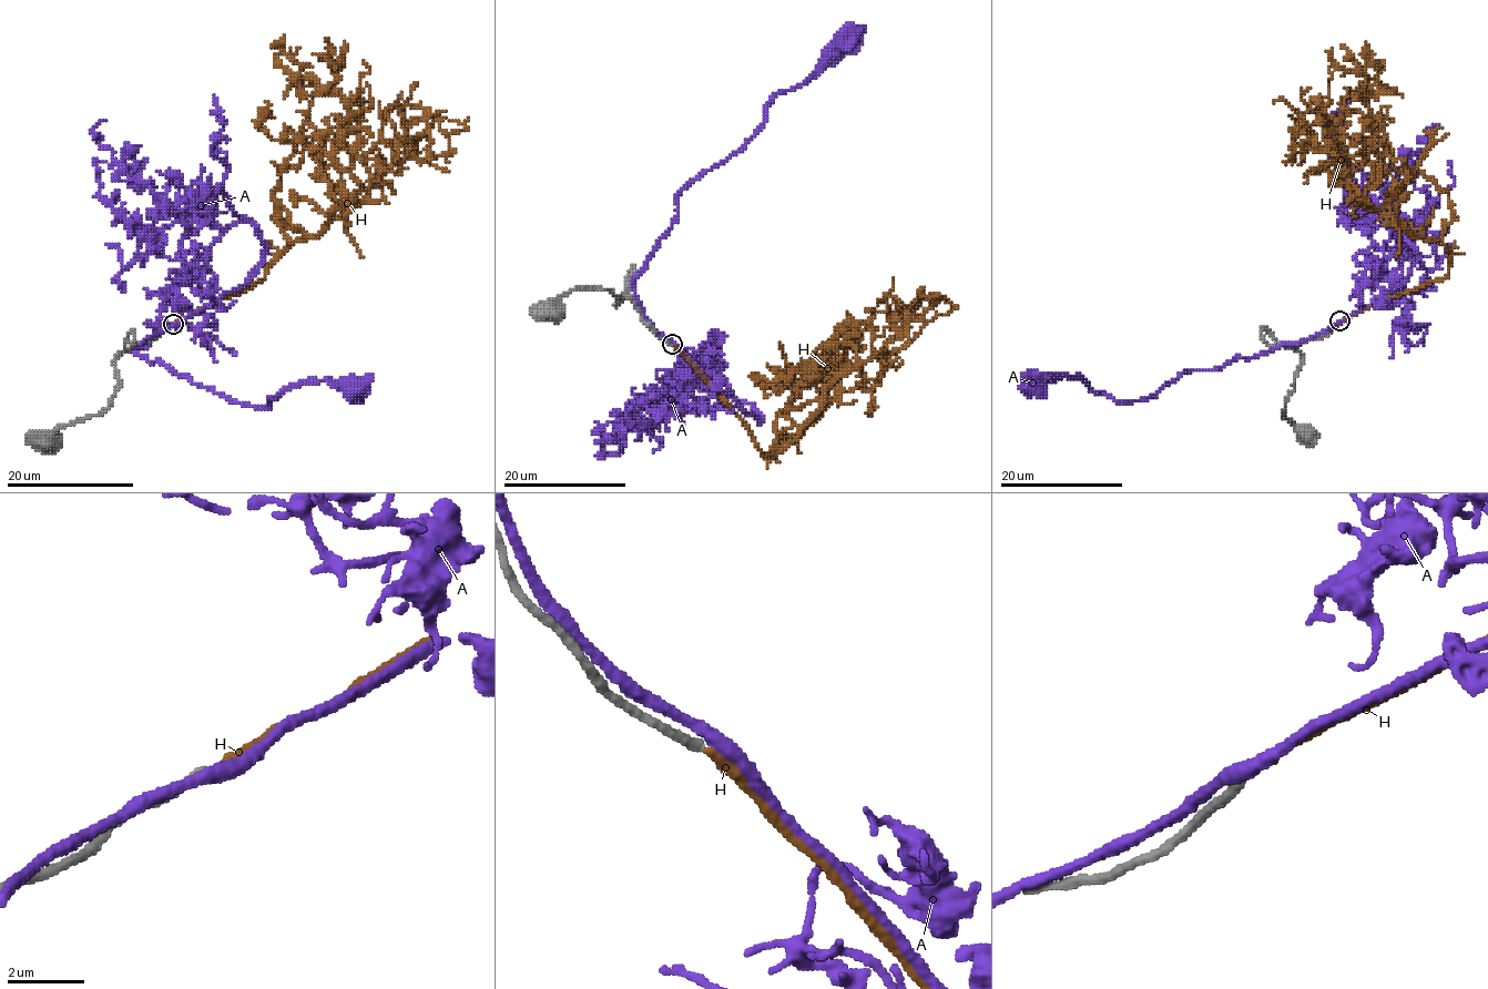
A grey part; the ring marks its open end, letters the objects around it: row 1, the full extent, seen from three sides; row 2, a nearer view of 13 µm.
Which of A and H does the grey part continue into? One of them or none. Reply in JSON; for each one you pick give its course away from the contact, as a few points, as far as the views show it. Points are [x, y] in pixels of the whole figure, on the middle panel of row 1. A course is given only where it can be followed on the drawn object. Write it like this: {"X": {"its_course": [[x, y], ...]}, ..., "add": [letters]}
{"add": []}

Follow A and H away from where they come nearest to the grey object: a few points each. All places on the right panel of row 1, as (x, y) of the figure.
A: (1338, 322), (1262, 355), (1191, 369), (1144, 399), (1119, 401), (1083, 379), (1035, 381)
H: (1342, 322), (1440, 279), (1450, 252), (1355, 202), (1351, 166), (1315, 142), (1292, 143), (1298, 112), (1274, 102)

